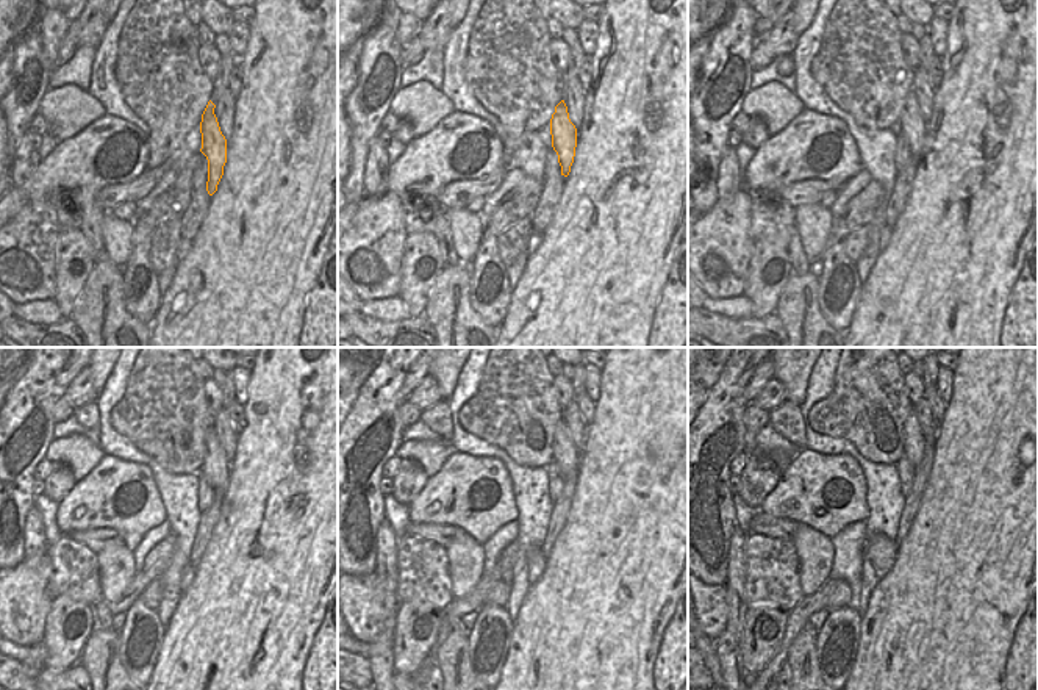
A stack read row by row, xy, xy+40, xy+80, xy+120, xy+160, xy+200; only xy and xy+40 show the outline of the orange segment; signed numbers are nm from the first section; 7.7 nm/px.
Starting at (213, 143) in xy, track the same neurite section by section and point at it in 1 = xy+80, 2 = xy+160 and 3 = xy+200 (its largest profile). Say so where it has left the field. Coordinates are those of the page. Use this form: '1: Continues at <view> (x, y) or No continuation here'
1: Continues at xy+80 (912, 125)
2: Continues at xy+160 (568, 459)
3: Continues at xy+200 (913, 443).

